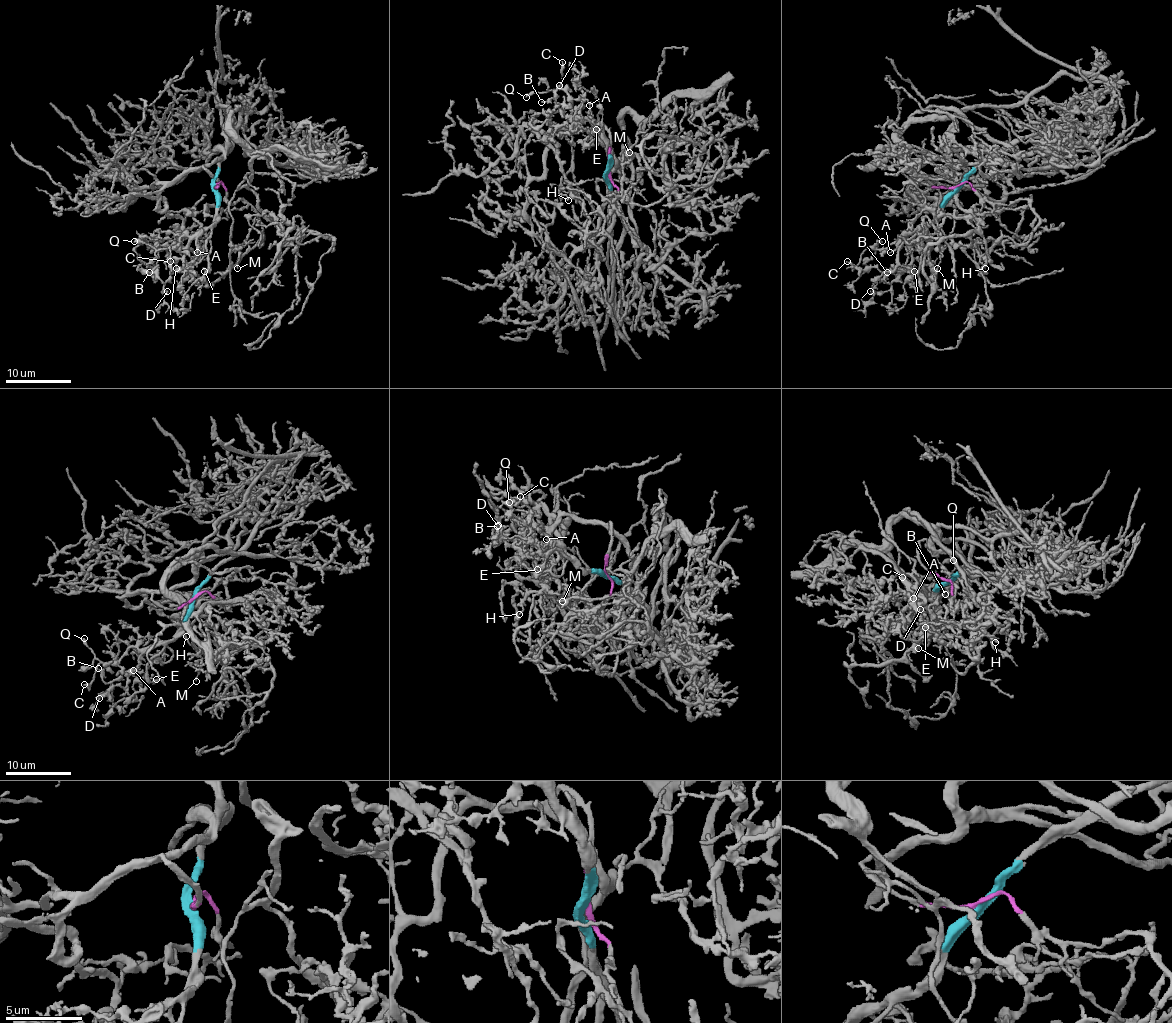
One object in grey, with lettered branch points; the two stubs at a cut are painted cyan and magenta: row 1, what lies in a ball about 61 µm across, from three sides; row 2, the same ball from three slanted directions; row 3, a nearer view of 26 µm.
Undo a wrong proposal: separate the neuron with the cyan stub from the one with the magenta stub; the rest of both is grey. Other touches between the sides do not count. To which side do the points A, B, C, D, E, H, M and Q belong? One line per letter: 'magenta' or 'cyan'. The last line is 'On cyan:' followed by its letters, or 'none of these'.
A: cyan
B: cyan
C: cyan
D: cyan
E: cyan
H: magenta
M: magenta
Q: cyan
On cyan: A, B, C, D, E, Q

